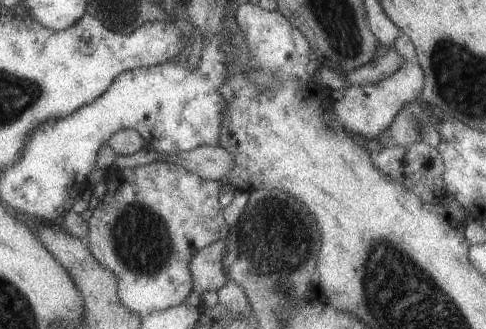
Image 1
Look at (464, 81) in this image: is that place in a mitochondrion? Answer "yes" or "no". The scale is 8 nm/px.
yes

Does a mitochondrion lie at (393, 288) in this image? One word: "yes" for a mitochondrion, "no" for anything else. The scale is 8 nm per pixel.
yes

